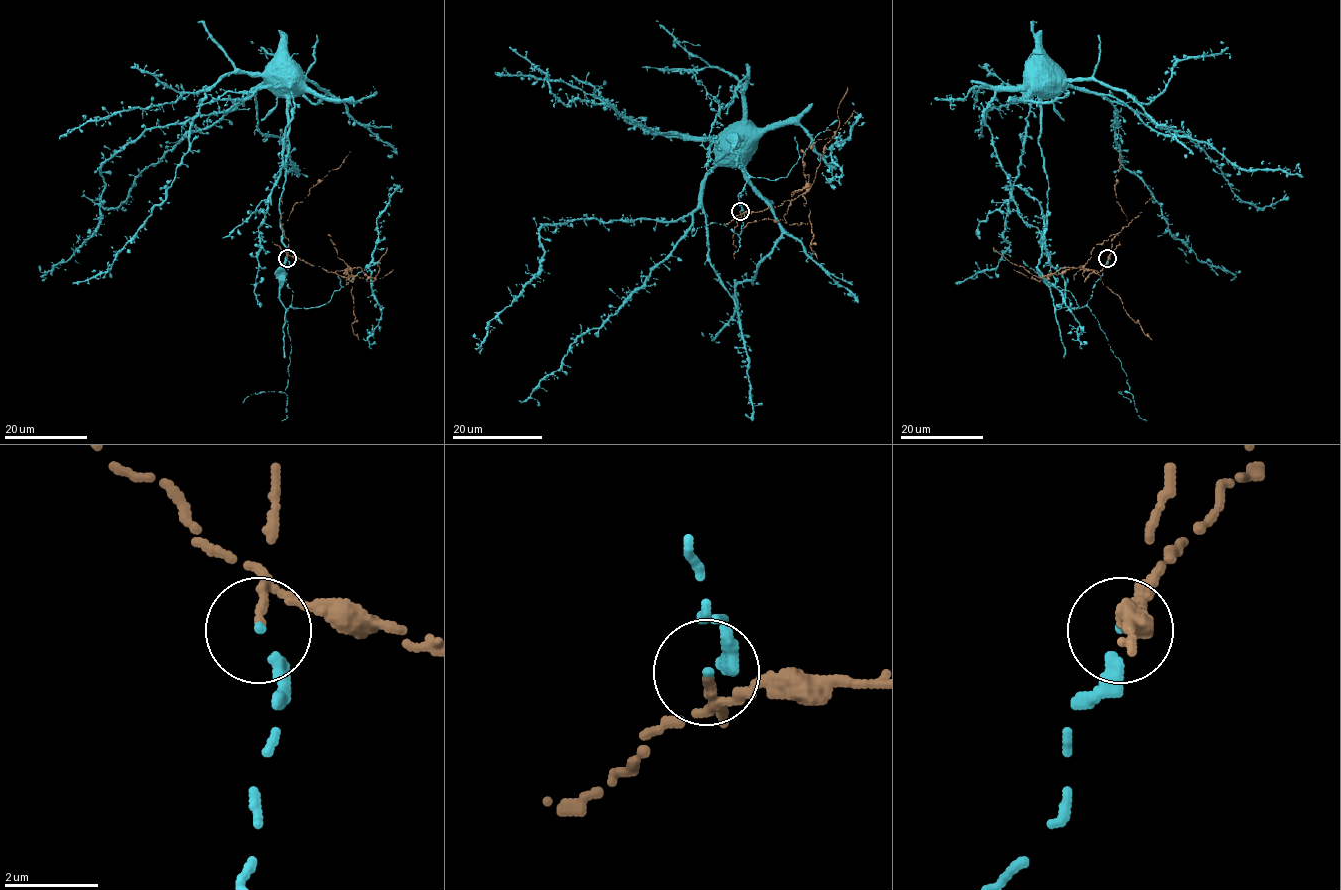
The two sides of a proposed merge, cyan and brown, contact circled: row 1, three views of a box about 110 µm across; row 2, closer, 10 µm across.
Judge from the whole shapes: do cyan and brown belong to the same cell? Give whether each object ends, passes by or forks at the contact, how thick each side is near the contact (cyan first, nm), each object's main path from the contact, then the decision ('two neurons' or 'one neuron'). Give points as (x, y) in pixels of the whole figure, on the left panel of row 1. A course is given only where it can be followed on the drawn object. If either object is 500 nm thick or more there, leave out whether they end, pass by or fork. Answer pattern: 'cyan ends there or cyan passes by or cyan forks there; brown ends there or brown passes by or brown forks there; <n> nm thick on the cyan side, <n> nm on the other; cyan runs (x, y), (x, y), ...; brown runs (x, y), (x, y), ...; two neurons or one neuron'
cyan ends there; brown passes by; 200 nm thick on the cyan side, 150 nm on the other; cyan runs (287, 259), (288, 309), (280, 299), (287, 247), (279, 198), (288, 102), (271, 75), (282, 61); brown runs (287, 258), (288, 254), (328, 272), (360, 267), (364, 273), (375, 277), (386, 247); two neurons

